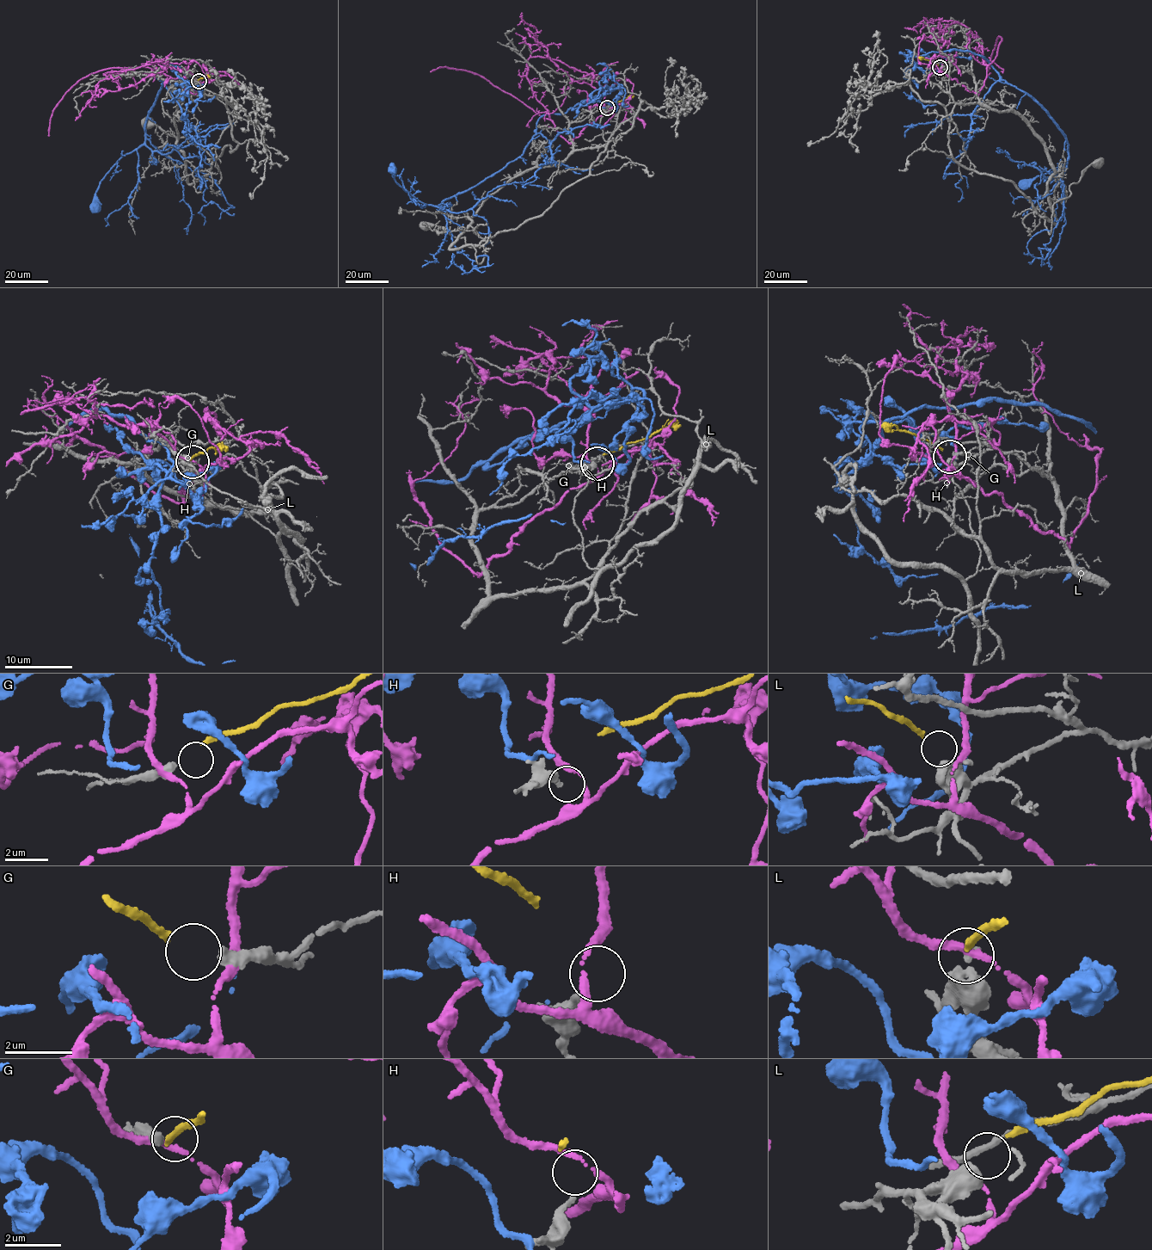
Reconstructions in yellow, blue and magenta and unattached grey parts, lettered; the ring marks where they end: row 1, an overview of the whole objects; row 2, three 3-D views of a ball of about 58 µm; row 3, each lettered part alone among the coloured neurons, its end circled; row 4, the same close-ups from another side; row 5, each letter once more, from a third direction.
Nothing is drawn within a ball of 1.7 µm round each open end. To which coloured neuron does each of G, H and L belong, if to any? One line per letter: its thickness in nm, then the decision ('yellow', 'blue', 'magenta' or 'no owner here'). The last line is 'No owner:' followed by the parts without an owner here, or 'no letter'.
G: calibre 360 nm; no owner here
H: calibre 240 nm; magenta
L: calibre 400 nm; yellow
No owner: G

